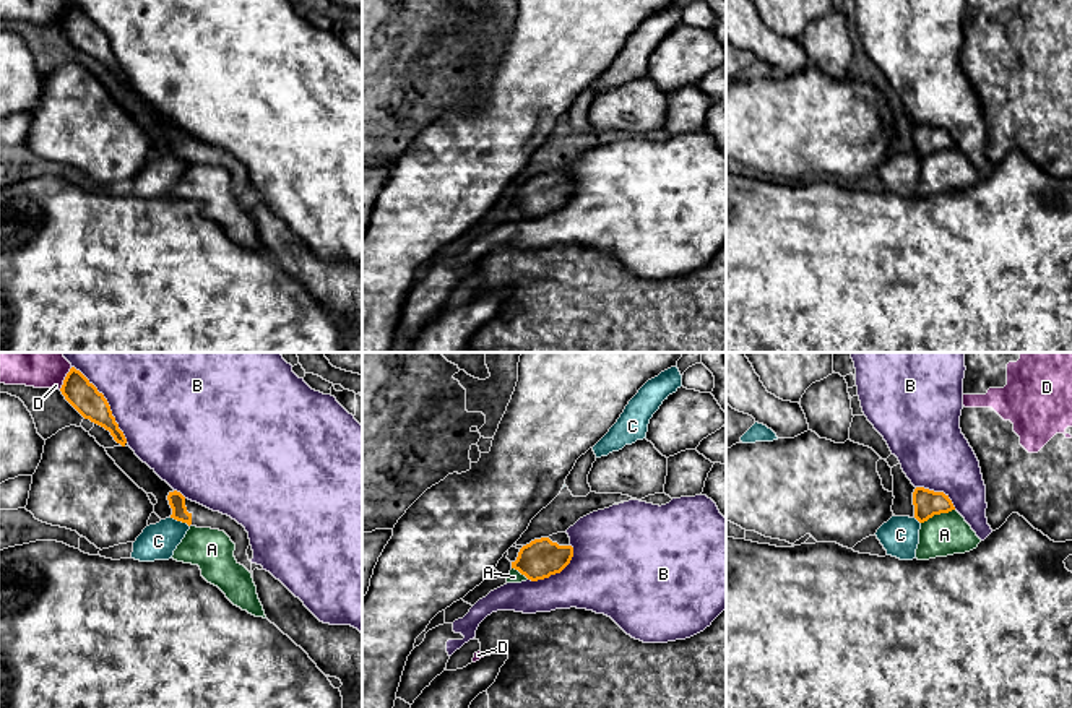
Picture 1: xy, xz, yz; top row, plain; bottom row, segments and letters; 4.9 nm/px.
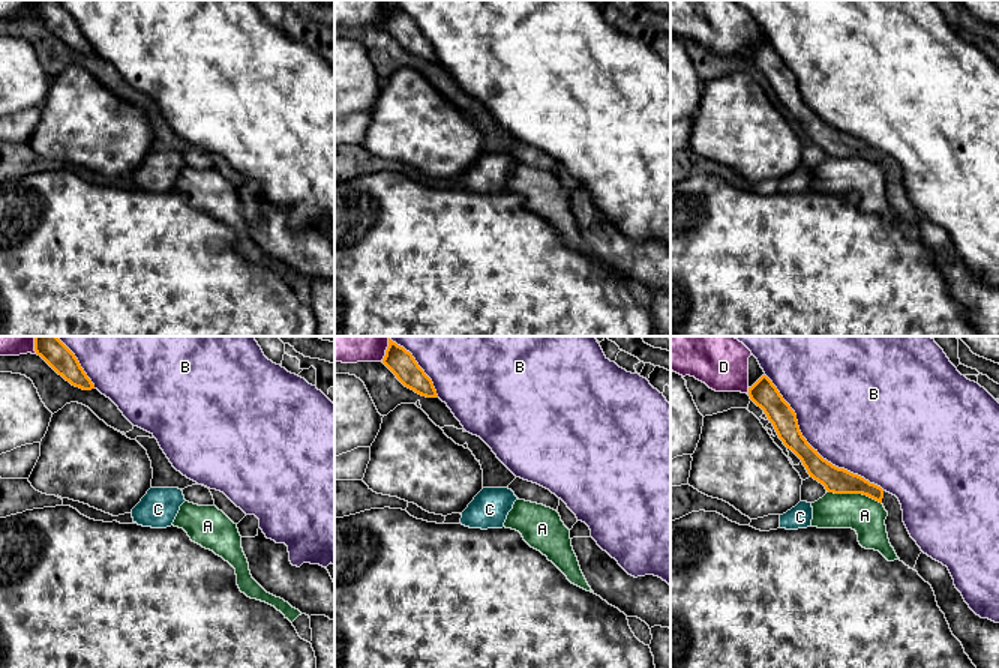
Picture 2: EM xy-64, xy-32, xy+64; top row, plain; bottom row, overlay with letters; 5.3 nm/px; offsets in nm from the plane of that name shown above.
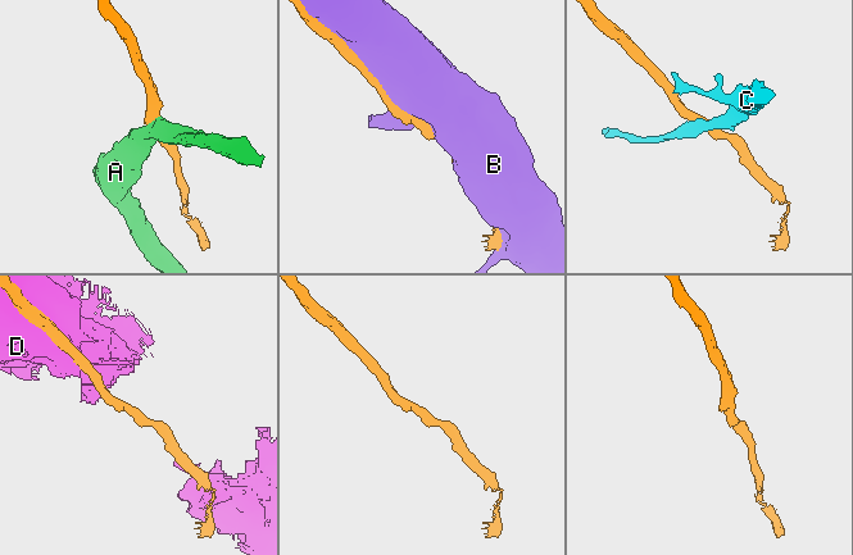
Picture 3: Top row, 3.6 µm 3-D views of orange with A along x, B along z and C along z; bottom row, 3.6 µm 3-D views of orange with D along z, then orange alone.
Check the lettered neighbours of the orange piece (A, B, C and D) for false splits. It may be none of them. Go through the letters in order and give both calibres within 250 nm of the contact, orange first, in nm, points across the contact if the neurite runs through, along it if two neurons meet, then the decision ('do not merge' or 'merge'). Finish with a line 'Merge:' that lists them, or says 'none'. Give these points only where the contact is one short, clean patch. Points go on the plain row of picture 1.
A: 130 nm thick on the orange side, 220 nm on the other; border along yz (954, 145), (934, 150), (921, 159); do not merge
B: 150 nm thick on the orange side, 440 nm on the other; do not merge
C: 80 nm thick on the orange side, 180 nm on the other; border along xy (171, 153), (189, 163); do not merge
D: 150 nm thick on the orange side, 130 nm on the other; do not merge
Merge: none

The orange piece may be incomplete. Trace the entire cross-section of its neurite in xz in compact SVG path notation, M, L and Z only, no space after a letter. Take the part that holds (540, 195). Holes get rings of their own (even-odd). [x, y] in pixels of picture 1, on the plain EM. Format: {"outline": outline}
{"outline": "M567 169L534 175L523 182L512 205L518 206L531 218L560 209L572 196L573 183Z"}

